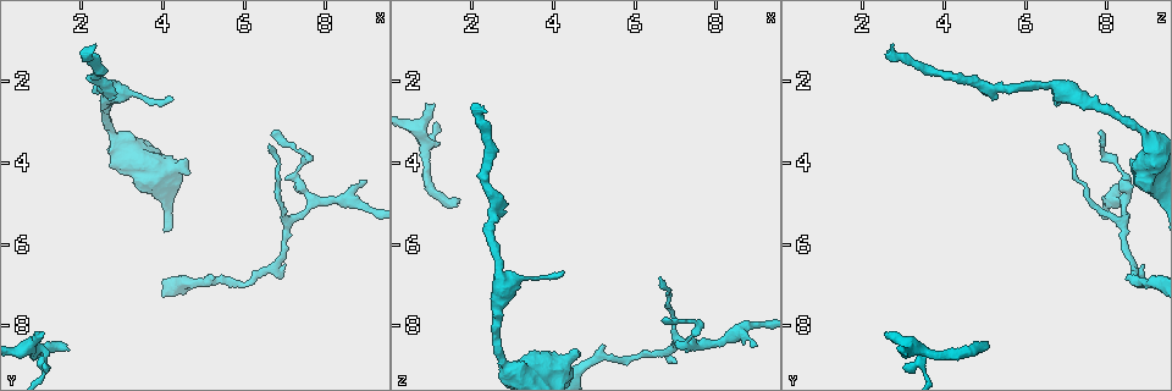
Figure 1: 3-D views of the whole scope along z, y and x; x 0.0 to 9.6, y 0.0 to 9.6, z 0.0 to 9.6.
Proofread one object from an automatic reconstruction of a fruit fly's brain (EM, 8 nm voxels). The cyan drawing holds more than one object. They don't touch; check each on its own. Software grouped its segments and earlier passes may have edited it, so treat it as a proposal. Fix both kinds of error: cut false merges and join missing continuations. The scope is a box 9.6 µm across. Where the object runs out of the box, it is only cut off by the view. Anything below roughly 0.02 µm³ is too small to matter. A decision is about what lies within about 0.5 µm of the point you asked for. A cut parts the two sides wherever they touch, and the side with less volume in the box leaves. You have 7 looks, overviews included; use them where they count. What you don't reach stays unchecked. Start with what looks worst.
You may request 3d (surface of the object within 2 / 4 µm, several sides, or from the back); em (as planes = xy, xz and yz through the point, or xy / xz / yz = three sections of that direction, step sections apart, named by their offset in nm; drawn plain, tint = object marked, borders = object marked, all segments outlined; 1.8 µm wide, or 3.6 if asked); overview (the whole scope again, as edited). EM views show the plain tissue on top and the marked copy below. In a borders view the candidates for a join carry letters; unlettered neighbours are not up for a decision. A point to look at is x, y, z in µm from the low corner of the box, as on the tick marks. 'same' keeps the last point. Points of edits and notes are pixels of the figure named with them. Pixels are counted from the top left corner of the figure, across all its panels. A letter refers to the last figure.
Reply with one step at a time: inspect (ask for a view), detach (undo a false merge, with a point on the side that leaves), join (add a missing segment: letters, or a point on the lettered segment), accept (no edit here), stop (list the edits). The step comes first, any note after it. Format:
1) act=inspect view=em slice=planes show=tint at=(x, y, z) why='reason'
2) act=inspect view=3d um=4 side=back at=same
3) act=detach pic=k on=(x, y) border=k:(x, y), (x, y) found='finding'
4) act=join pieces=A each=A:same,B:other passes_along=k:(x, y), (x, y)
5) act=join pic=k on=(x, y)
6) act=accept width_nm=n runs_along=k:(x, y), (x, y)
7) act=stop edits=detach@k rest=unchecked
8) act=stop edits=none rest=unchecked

act=inspect view=em slice=planes show=borders at=(0.70, 8.50, 3.25) why='branch point'

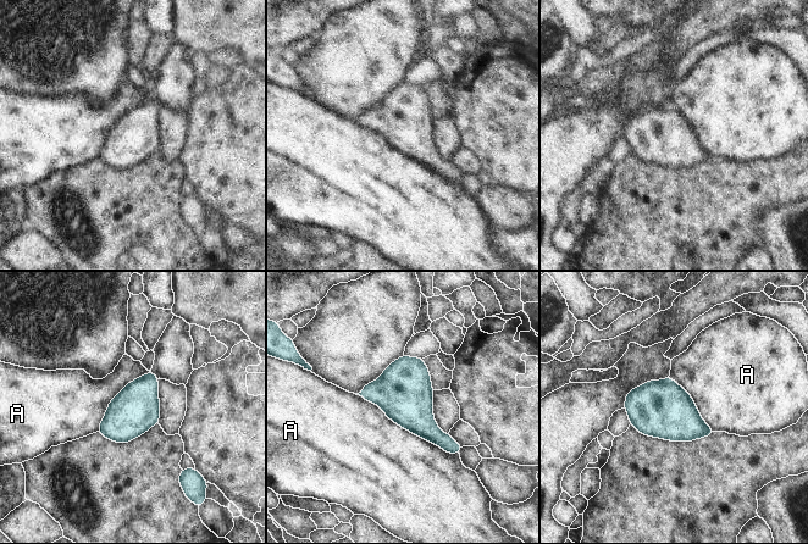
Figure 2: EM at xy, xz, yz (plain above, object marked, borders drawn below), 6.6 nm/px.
act=accept longest_contact=A:800nm each=A:other border=2:(355, 394), (458, 454) found='continuous, no second cell'

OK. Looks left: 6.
act=inspect view=3d um=2 side=back at=(2.40, 1.10, 2.70) why='long arm stops here'

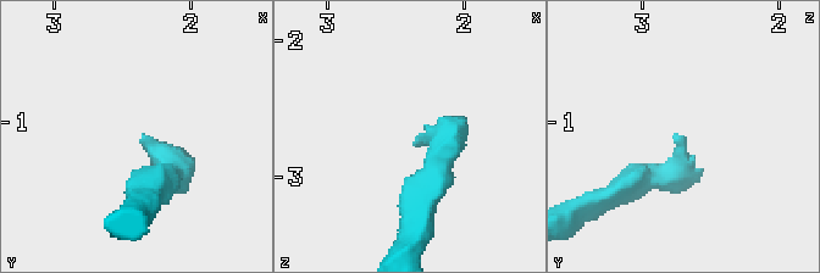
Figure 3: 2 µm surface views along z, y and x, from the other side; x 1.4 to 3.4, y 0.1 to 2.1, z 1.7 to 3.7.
act=inspect view=em slice=xz step=8 show=tint at=(2.38, 1.08, 2.76) why='need the tissue'

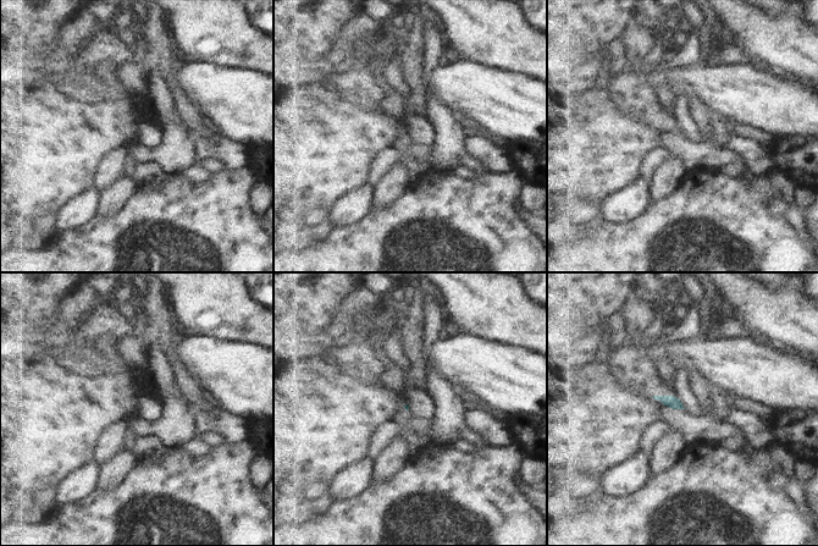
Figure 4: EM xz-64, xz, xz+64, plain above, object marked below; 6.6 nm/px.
act=inspect view=em slice=xy step=4 show=borders at=same why='cut it another way'

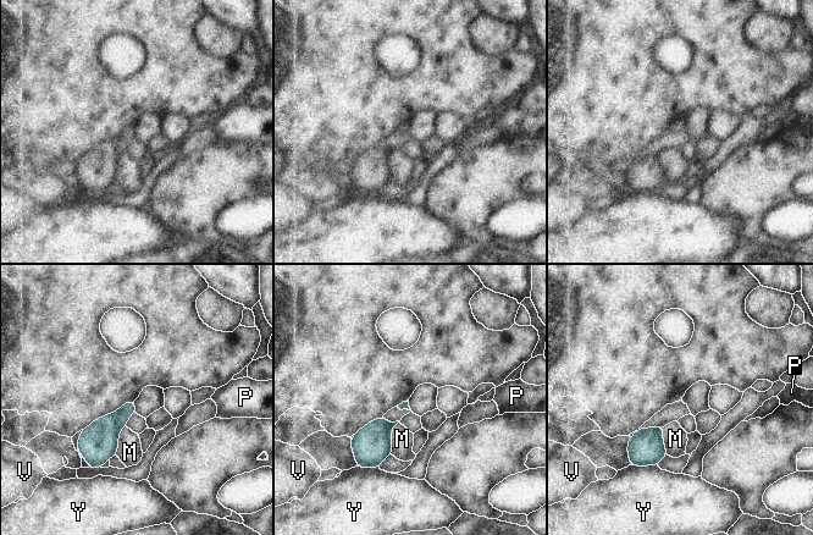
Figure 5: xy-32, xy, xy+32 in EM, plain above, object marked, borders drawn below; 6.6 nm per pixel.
act=accept each=M:other,P:other,V:other,Y:other border=5:(398, 422), (391, 433), (391, 454) found='none of them fits'

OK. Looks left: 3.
act=inspect view=em slice=yz step=8 show=borders at=(8.90, 4.50, 8.50) why='branch stops here'

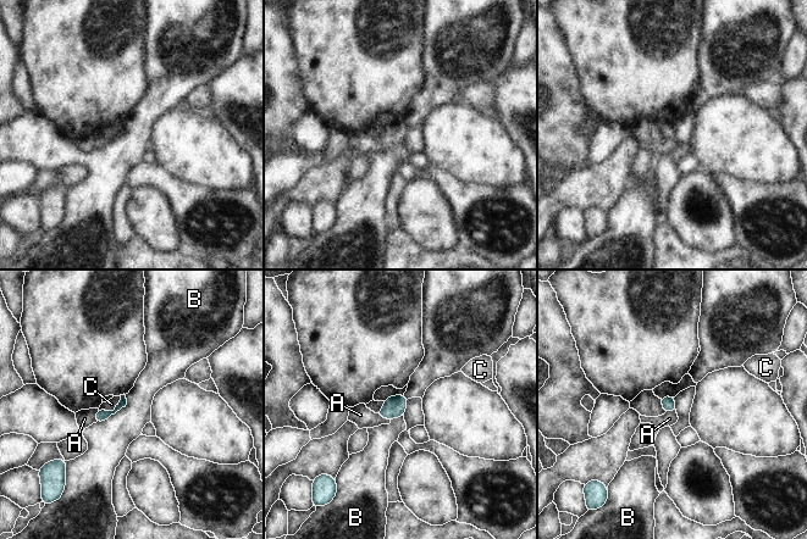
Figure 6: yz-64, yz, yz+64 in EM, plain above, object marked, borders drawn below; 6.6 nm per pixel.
act=inspect view=em slice=xy step=8 show=borders at=same why='another direction'

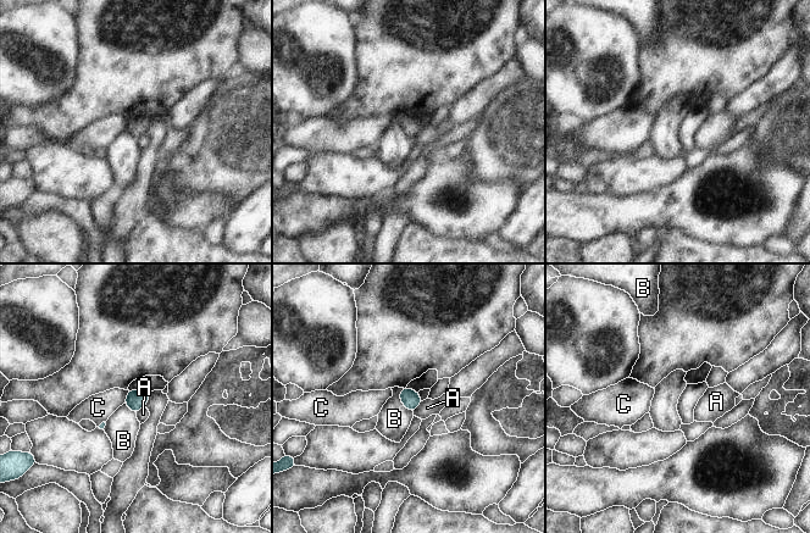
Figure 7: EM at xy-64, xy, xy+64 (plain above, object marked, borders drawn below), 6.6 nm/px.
act=accept each=A:other,B:other,C:other found='no lettered segment goes on from it'

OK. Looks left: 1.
act=stop edits=none rest=unchecked

